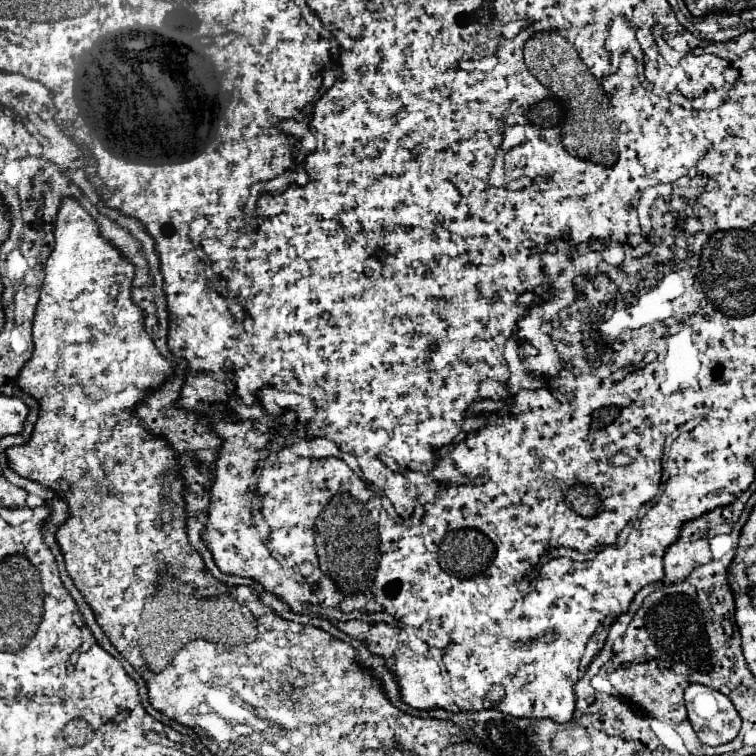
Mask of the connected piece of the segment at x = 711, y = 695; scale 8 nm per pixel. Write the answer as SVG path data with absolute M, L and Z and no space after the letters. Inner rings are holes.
M688 684L684 704L688 720L704 744L718 746L738 736L742 724L740 714L722 692L704 684Z

